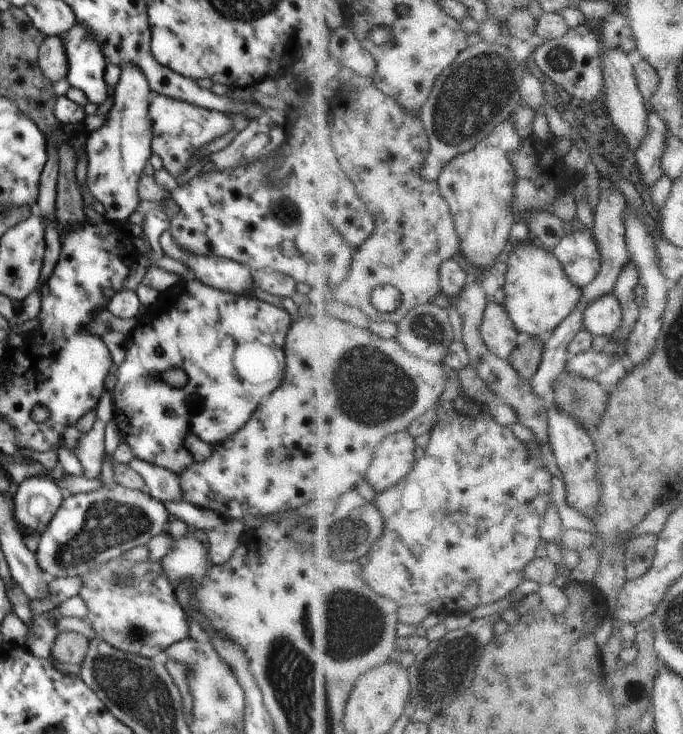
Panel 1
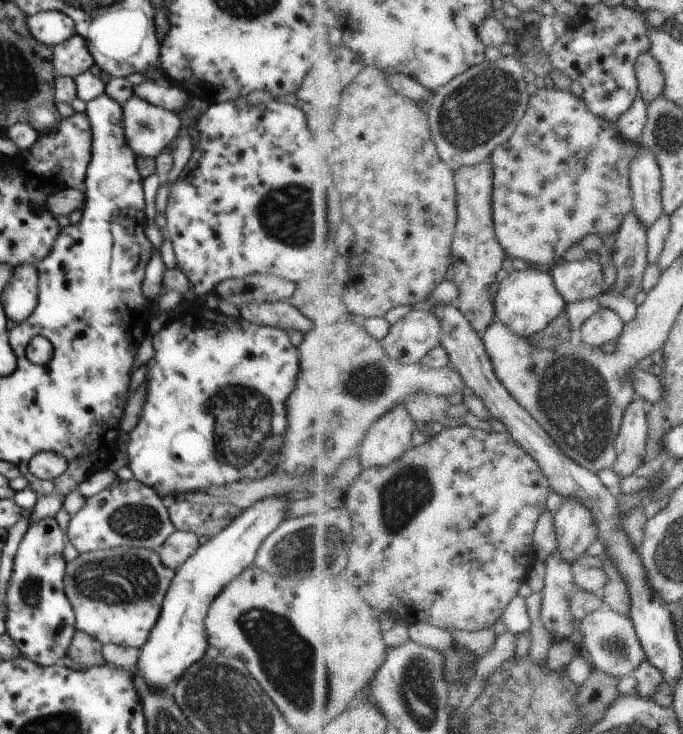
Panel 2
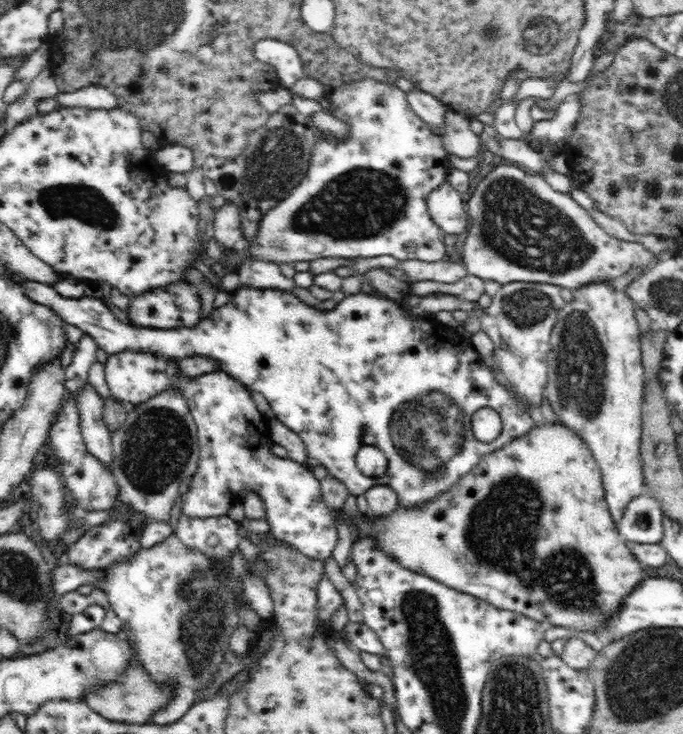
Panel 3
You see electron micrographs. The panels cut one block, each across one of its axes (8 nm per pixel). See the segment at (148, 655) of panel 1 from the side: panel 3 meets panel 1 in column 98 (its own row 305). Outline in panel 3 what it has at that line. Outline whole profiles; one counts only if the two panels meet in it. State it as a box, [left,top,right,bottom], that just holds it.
[544,282,646,522]

